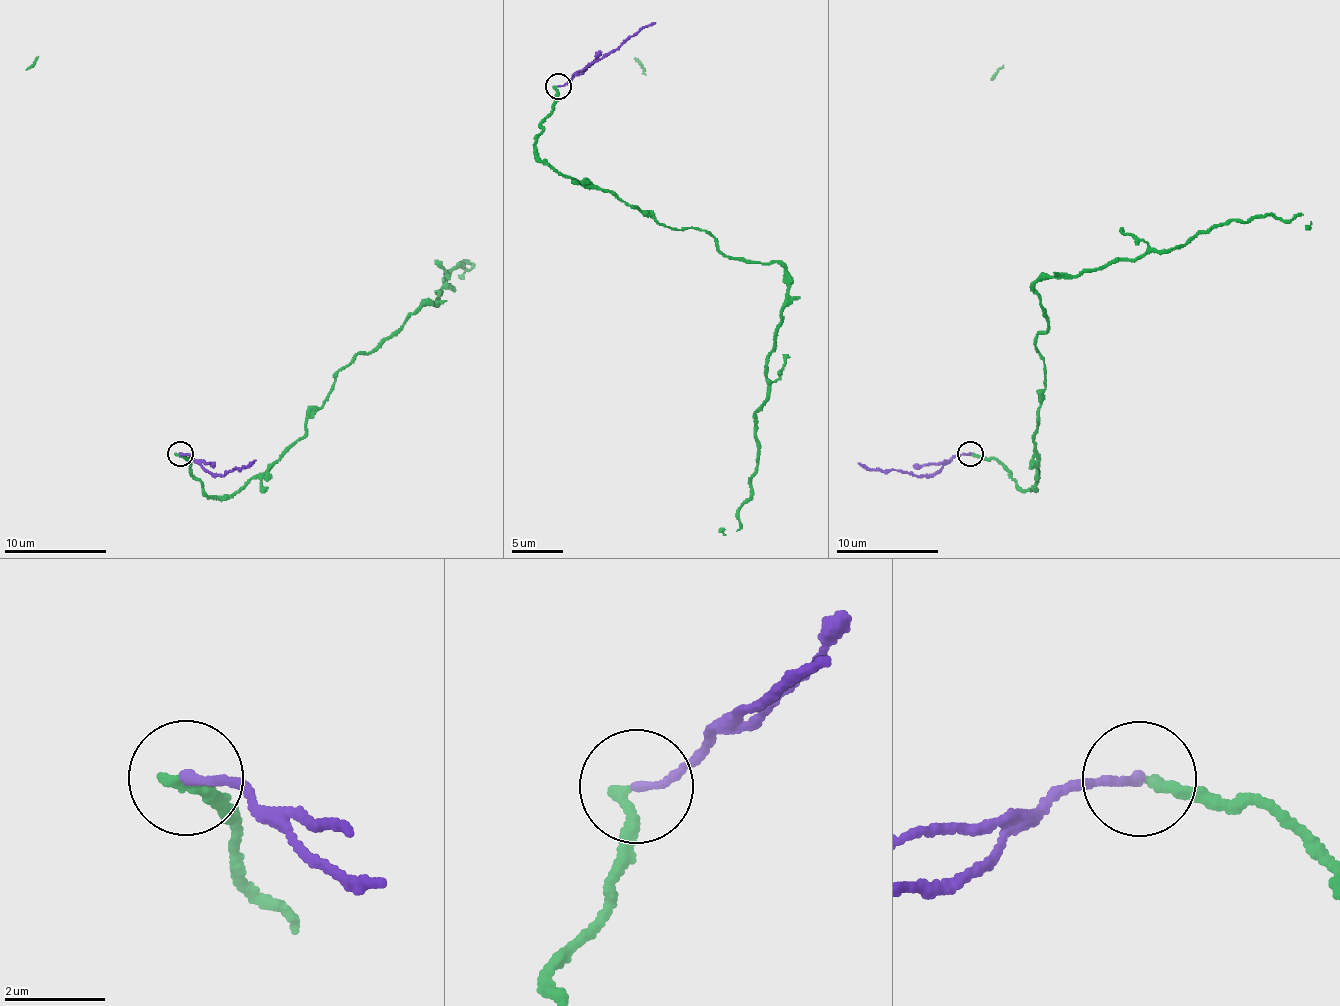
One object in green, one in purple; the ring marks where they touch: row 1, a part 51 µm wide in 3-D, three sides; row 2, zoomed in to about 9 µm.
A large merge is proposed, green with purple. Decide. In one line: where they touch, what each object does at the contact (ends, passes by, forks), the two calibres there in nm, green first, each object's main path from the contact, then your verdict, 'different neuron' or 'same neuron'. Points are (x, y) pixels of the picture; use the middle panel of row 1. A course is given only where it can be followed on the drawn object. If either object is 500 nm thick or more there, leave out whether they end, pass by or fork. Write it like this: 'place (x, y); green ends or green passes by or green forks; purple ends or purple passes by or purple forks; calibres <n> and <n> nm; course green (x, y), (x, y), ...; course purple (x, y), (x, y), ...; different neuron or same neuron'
place (558, 86); green ends; purple ends; calibres 220 and 160 nm; course green (557, 85), (542, 161), (786, 269), (757, 472), (736, 531), (719, 528); course purple (559, 85), (568, 85), (573, 73), (656, 23); different neuron

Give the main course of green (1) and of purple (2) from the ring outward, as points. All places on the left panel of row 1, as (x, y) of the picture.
1: (178, 453), (208, 495), (260, 476), (344, 367), (439, 306), (467, 261), (460, 279)
2: (180, 453), (189, 453), (195, 462), (219, 475), (256, 459)

